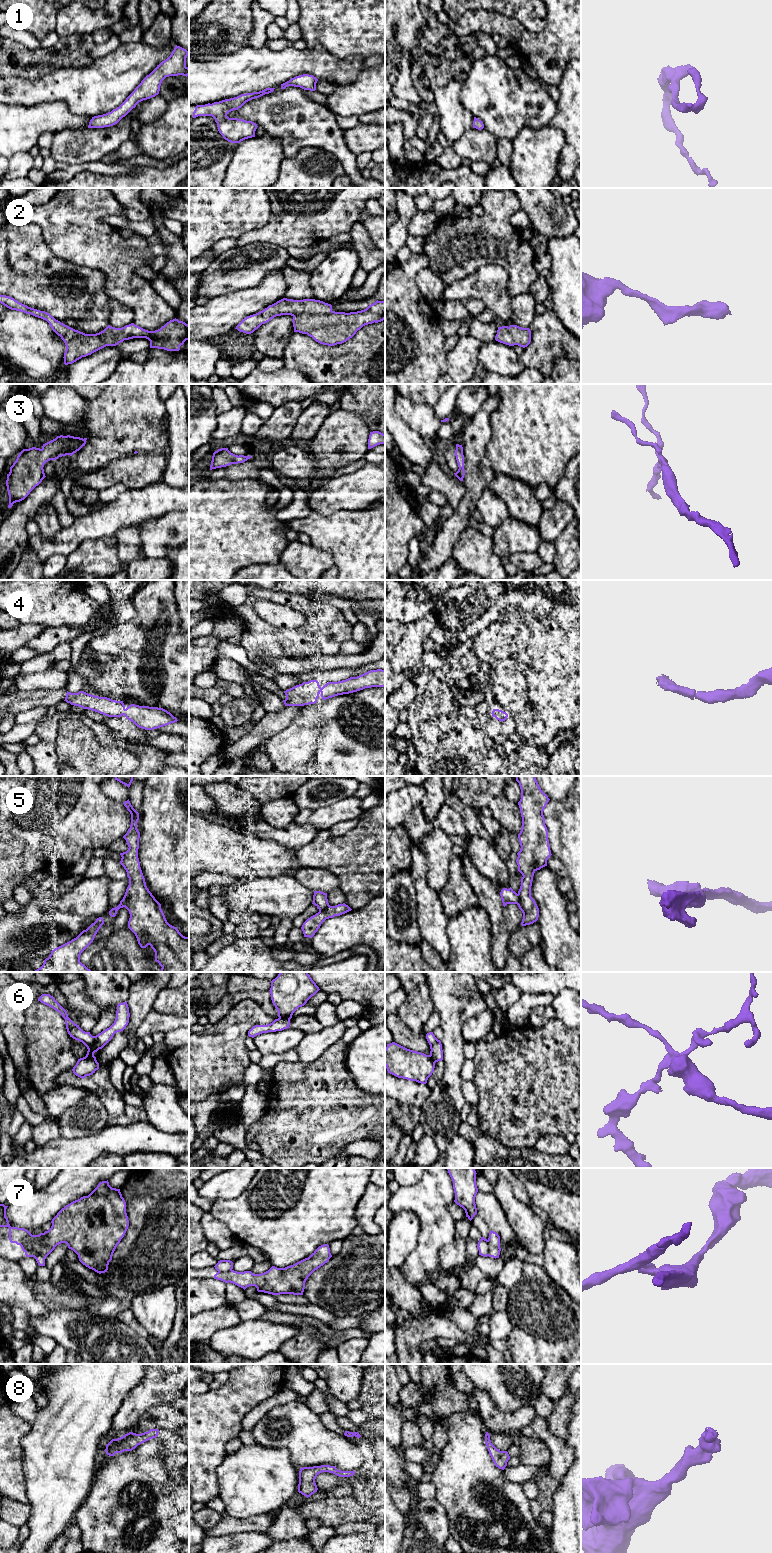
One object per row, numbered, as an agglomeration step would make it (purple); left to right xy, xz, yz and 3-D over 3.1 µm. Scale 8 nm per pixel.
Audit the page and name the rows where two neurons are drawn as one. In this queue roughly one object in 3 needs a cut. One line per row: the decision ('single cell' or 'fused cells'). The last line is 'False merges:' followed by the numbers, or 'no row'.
1: single cell
2: single cell
3: single cell
4: single cell
5: fused cells
6: fused cells
7: fused cells
8: single cell
False merges: 5, 6, 7

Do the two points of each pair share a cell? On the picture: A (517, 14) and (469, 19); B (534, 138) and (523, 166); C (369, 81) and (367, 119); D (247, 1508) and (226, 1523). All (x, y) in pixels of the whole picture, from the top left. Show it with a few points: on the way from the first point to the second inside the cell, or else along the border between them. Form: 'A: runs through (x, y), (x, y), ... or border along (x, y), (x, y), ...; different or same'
A: border along (487, 10), (493, 10), (512, 17), (524, 27); different
B: runs through (534, 145), (534, 155), (530, 159); same
C: border along (374, 112), (358, 116); different
D: border along (225, 1513), (238, 1518), (257, 1516); different

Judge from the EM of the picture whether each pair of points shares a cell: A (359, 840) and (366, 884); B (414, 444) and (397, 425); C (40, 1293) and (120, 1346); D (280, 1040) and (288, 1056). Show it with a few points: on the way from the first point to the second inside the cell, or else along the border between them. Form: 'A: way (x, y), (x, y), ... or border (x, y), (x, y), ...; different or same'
A: way (349, 851), (349, 867), (355, 873); same
B: way (409, 439), (400, 430); same
C: border (50, 1309), (72, 1310); different
D: border (295, 1047), (283, 1052), (269, 1052), (263, 1055); different

